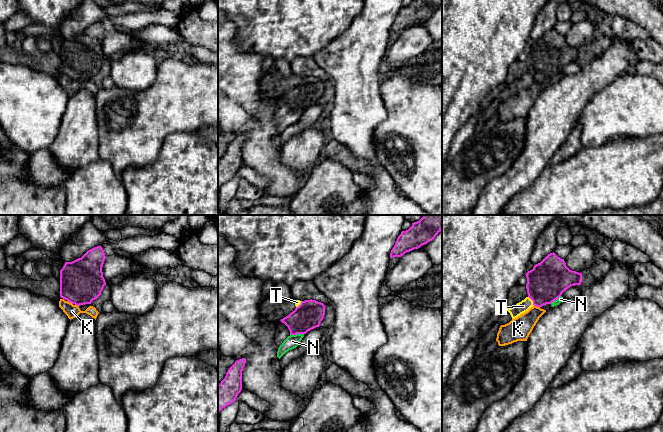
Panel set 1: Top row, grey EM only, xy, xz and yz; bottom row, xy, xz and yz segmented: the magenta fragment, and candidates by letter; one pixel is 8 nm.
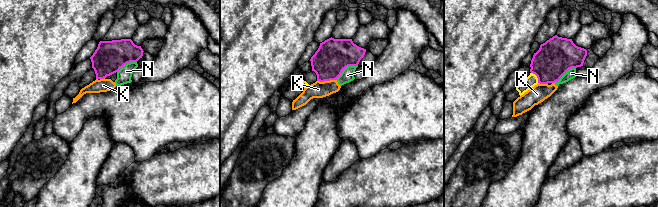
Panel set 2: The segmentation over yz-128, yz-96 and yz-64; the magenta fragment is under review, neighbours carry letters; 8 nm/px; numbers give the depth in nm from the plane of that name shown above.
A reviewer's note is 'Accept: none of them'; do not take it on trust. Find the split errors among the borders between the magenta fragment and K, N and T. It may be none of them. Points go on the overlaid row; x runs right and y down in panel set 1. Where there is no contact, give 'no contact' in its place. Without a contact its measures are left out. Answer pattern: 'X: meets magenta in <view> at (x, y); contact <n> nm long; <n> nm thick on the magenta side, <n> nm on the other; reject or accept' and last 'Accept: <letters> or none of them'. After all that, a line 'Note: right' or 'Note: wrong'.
K: meets magenta in xy at (70, 302); contact 60 nm long; 360 nm thick on the magenta side, 110 nm on the other; reject
N: meets magenta in xz at (297, 333); contact 110 nm long; 220 nm thick on the magenta side, 110 nm on the other; reject
T: meets magenta in yz at (532, 300); contact 90 nm long; 320 nm thick on the magenta side, 90 nm on the other; reject
Accept: none of them
Note: right

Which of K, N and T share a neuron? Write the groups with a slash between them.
K N / T

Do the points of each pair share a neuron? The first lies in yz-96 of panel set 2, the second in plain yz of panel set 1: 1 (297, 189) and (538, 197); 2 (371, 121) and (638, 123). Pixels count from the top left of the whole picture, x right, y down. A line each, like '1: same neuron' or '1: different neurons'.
1: different neurons
2: same neuron

